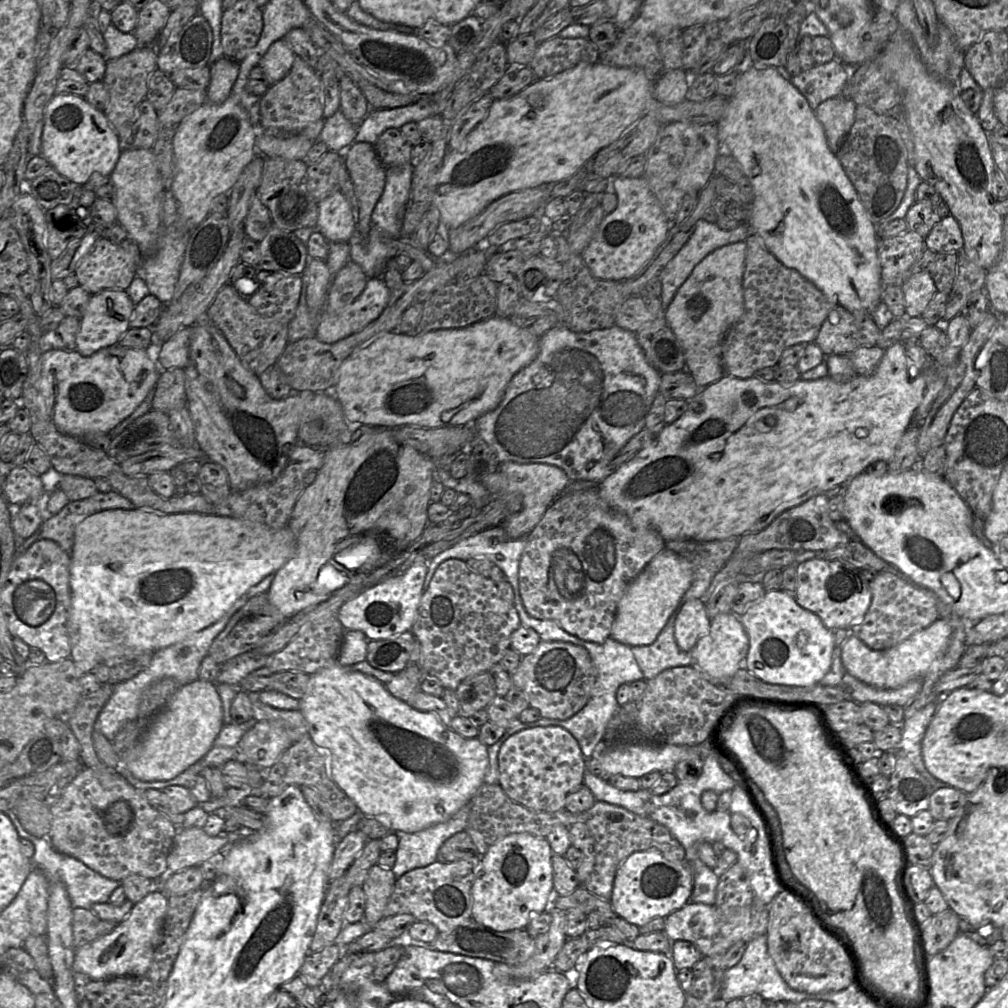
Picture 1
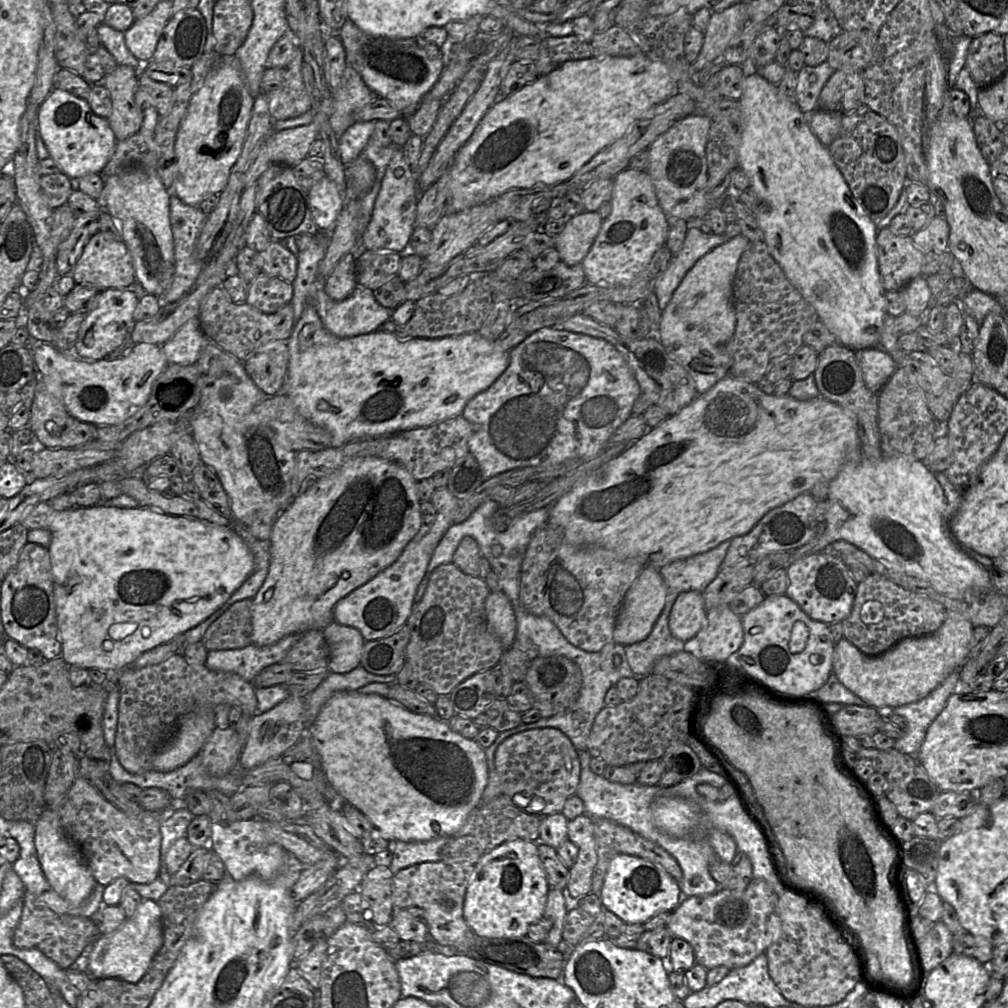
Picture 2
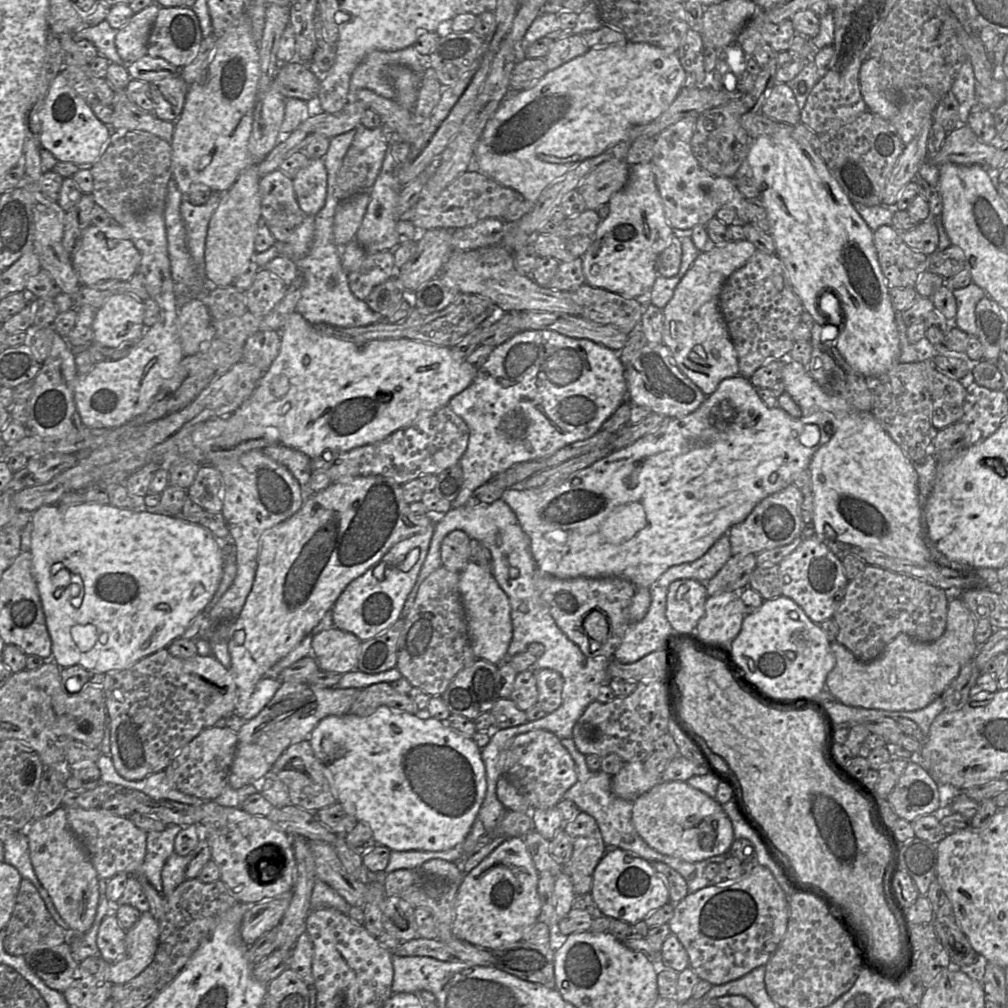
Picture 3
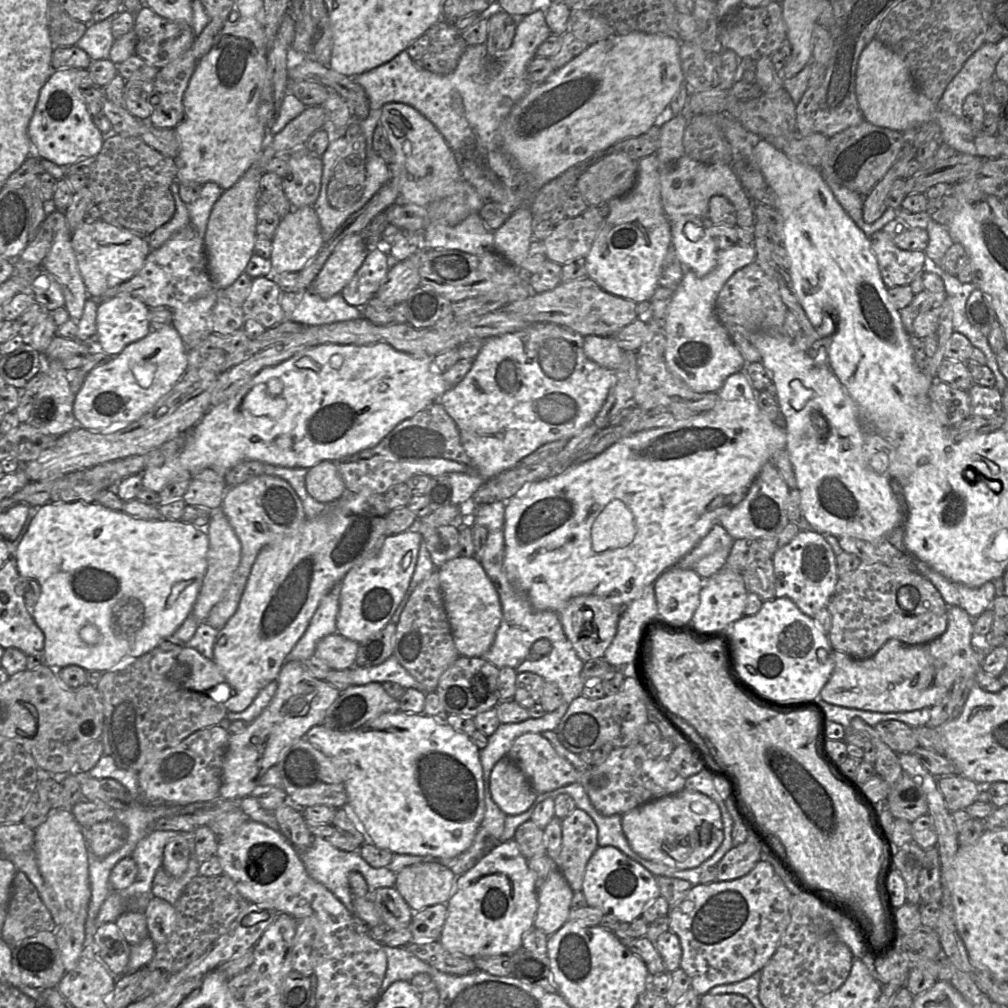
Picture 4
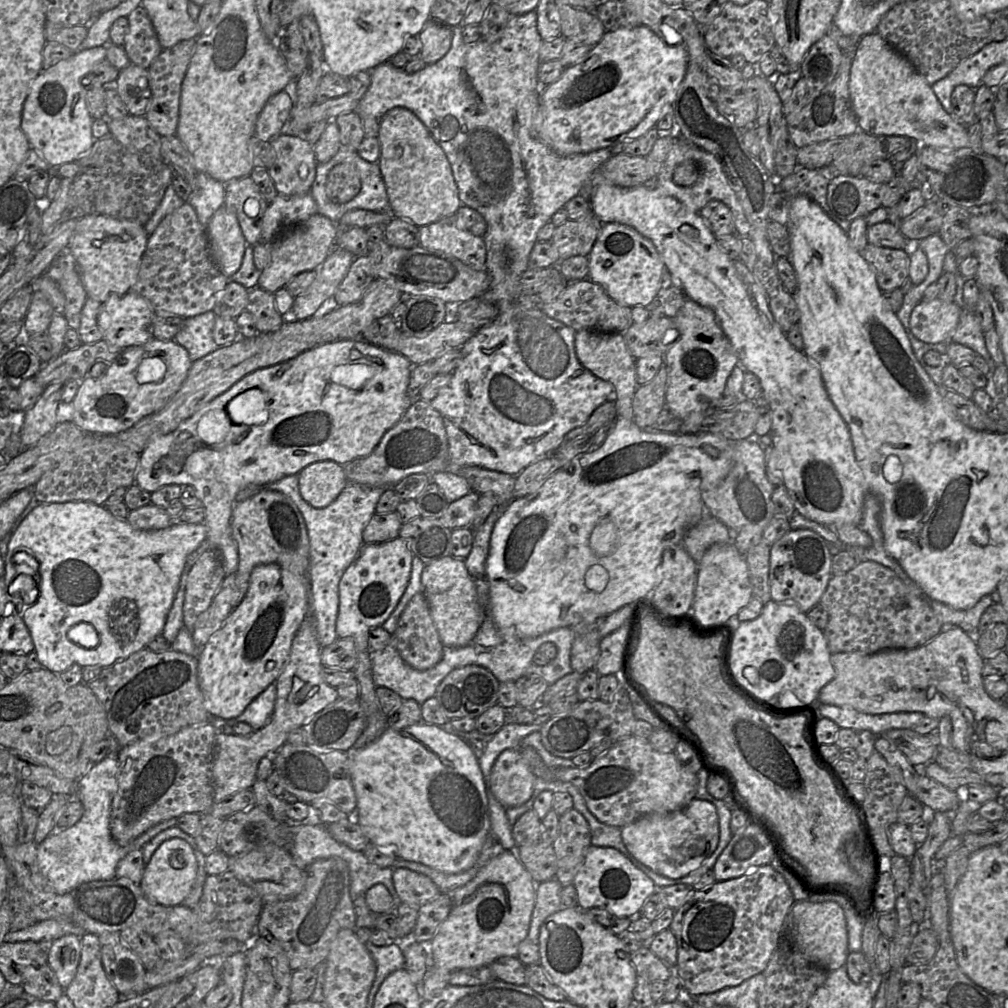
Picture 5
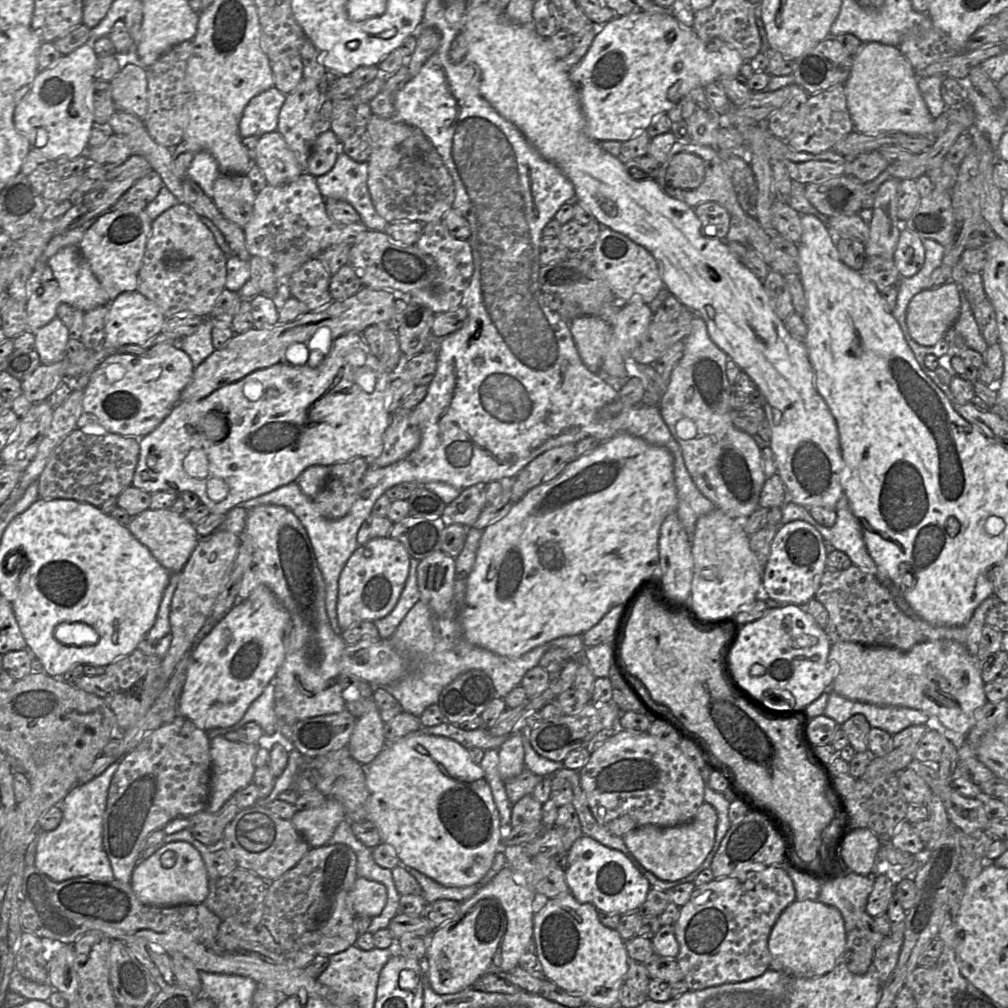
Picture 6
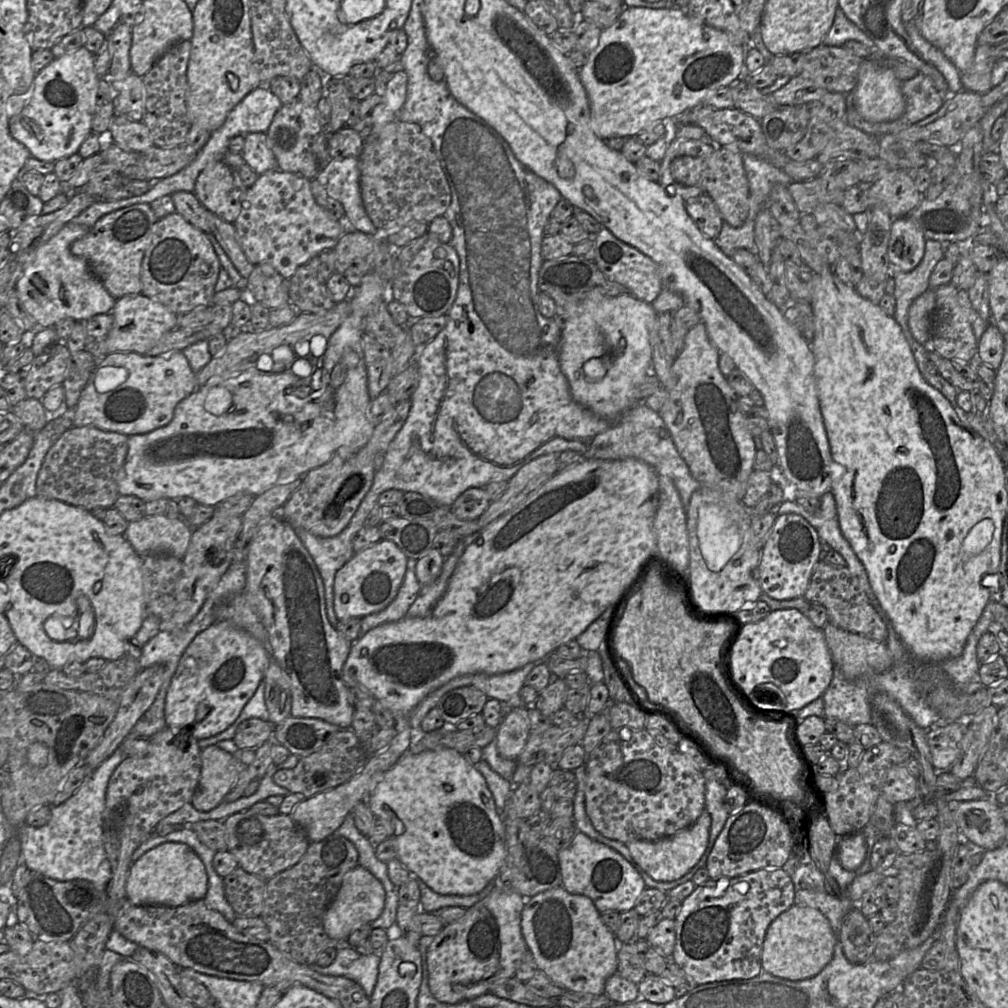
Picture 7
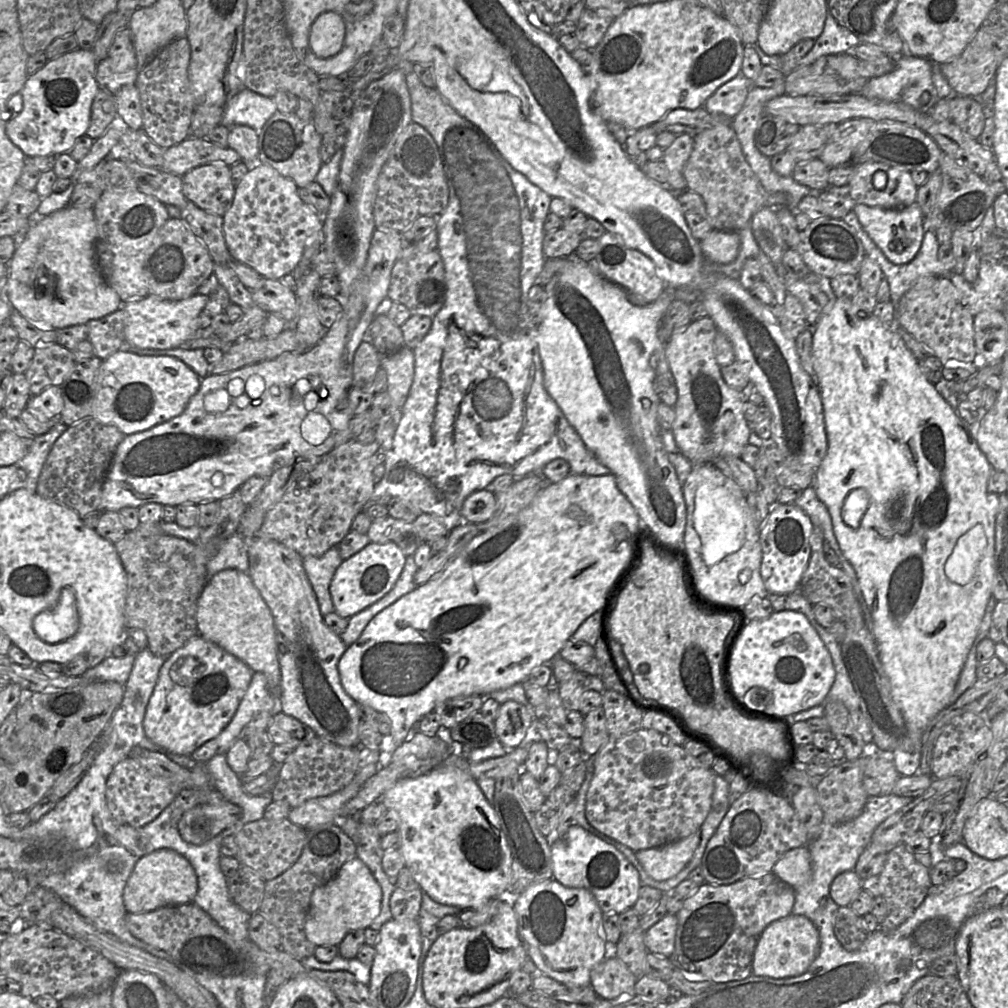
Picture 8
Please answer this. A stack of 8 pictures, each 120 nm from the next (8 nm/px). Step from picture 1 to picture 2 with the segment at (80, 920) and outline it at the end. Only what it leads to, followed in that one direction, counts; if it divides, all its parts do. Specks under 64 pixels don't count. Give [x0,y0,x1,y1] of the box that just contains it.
[13,891,99,969]

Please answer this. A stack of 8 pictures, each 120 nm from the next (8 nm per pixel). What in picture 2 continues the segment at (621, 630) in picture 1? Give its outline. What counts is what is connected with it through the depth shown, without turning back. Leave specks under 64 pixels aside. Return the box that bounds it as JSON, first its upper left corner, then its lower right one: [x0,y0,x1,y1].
[614,566,667,645]

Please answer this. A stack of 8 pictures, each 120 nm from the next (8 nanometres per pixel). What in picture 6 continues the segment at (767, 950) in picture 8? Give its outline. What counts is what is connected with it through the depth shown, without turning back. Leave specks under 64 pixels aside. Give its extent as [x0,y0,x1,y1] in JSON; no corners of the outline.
[768,900,846,978]

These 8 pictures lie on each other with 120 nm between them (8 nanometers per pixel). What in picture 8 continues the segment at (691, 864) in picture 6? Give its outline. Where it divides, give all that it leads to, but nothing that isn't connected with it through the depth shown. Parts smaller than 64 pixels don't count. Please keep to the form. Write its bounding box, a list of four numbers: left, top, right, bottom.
[635,830,700,881]

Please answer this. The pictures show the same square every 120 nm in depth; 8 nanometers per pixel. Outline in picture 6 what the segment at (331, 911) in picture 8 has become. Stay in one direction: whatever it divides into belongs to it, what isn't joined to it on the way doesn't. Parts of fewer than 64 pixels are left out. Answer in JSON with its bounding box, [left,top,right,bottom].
[351,877,387,918]

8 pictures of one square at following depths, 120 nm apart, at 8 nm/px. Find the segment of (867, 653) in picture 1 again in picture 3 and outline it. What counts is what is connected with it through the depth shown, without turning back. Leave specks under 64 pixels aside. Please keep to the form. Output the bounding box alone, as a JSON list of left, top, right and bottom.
[826,596,976,711]

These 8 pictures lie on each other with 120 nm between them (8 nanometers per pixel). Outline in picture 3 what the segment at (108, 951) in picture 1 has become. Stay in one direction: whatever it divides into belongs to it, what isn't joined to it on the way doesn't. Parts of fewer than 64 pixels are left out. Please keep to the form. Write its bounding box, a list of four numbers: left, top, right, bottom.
[109,912,159,984]

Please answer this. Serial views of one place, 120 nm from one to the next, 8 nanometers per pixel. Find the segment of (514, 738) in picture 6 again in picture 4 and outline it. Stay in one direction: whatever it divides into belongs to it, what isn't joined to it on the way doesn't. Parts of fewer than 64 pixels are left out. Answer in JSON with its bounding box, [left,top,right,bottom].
[490,757,538,815]

